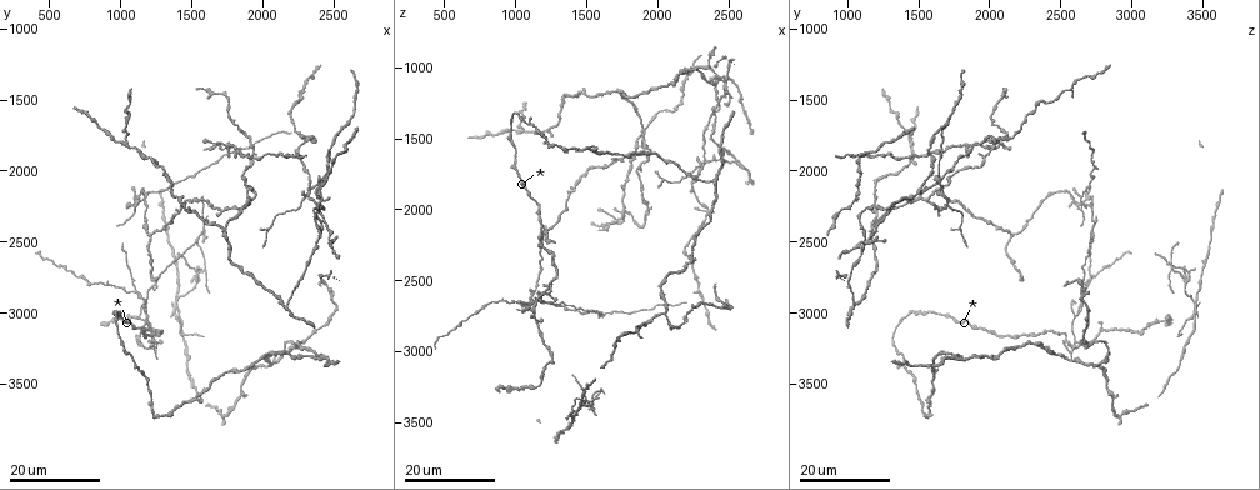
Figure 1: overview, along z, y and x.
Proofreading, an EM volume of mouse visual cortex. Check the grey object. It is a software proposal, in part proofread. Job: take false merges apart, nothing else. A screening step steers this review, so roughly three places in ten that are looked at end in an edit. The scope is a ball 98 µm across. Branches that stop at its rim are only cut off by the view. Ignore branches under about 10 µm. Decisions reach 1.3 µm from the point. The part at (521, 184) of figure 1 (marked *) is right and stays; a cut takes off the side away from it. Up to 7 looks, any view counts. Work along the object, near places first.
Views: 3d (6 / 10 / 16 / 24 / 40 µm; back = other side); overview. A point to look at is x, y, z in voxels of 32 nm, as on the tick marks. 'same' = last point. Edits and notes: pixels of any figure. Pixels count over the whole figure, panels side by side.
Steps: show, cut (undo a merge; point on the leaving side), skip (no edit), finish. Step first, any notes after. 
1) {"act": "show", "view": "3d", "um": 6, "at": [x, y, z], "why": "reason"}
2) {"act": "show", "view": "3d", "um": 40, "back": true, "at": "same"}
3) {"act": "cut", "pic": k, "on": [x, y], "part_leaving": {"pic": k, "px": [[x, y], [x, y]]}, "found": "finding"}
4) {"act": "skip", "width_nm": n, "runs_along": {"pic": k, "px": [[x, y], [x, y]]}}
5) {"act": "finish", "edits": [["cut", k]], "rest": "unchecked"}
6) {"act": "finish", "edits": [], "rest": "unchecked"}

{"act": "show", "view": "3d", "um": 24, "at": [1220, 3240, 2580], "why": "four arms meet"}

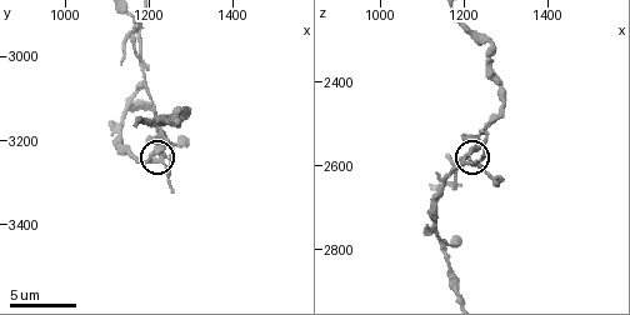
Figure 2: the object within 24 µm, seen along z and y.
{"act": "show", "view": "3d", "um": 10, "at": [1200, 3250, 2595], "why": "zoom in"}

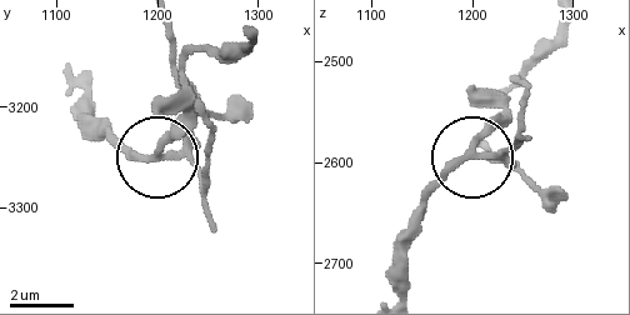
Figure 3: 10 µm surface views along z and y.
{"act": "show", "view": "3d", "um": 10, "back": true, "at": [1202, 3248, 2594]}

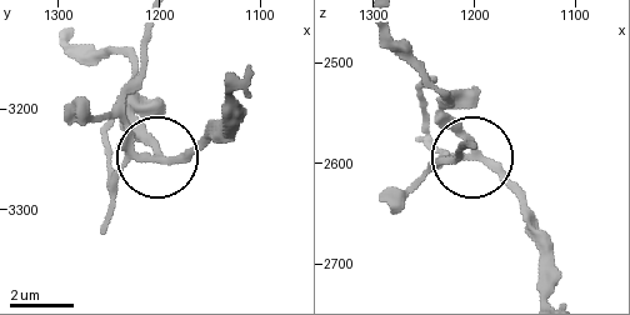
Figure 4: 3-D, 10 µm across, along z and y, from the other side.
{"act": "cut", "pic": 4, "on": [428, 126], "width_nm": 230, "found": "two cells meet here"}

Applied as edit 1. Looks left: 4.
{"act": "show", "view": "3d", "um": 24, "at": [1720, 2400, 1180], "why": "branch point"}

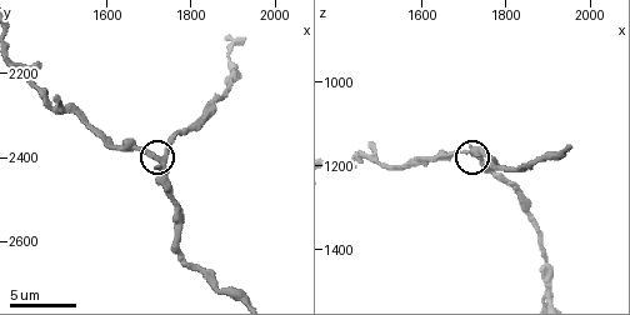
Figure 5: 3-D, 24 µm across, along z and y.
{"act": "show", "view": "3d", "um": 10, "at": "same"}

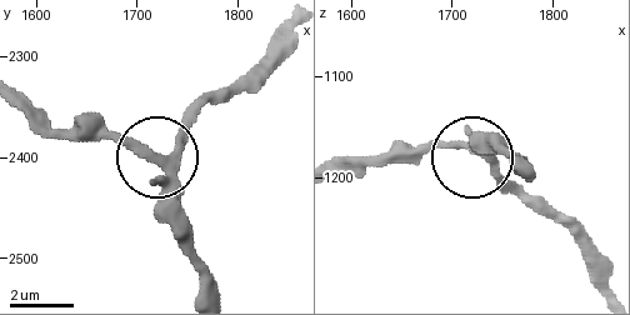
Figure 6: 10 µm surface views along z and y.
{"act": "skip", "runs_along": {"pic": 6, "px": [[293, 28], [161, 156], [120, 145], [91, 121]]}, "found": "one cell here"}

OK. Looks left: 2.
{"act": "show", "view": "3d", "um": 24, "at": [1900, 2200, 1580], "why": "three arms meet"}

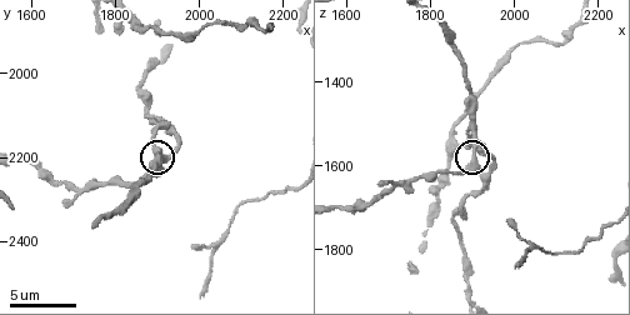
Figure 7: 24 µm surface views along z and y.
{"act": "show", "view": "3d", "um": 10, "at": [1915, 2195, 1565], "why": "closer look"}

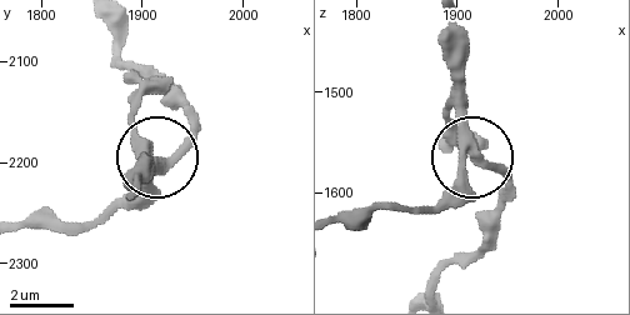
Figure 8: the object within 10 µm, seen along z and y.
{"act": "skip", "arms": 3, "runs_along": {"pic": 8, "px": [[21, 229], [101, 223], [160, 159], [183, 148], [195, 119]]}, "found": "one cell here"}

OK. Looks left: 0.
{"act": "finish", "edits": [["cut", 4]], "rest": "unchecked"}

